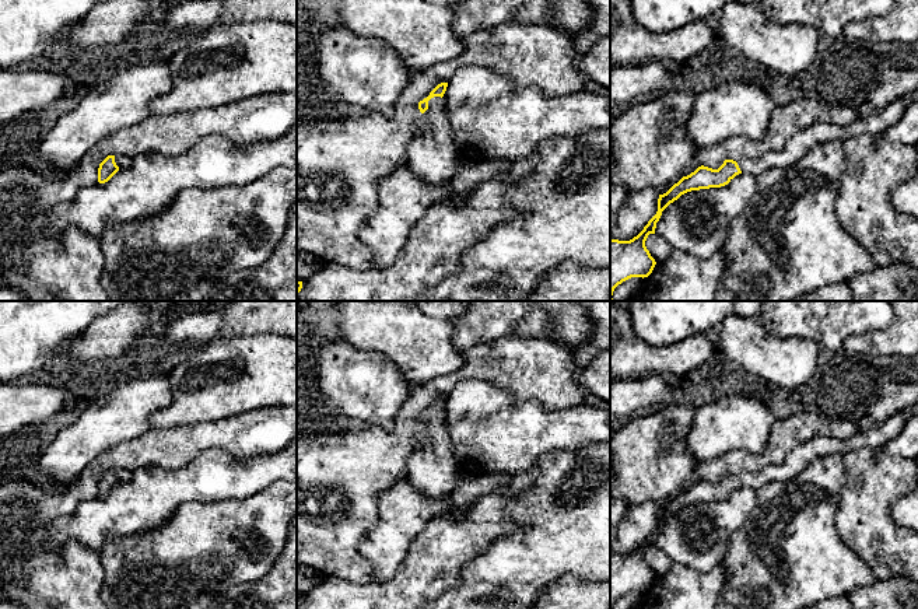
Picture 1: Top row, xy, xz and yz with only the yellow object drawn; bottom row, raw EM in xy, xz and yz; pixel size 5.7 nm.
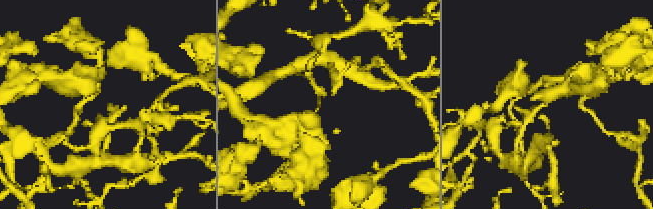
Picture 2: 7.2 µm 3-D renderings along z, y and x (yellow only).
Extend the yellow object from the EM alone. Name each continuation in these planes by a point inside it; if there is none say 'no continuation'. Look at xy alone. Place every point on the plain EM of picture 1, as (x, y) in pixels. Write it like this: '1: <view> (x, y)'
no continuation

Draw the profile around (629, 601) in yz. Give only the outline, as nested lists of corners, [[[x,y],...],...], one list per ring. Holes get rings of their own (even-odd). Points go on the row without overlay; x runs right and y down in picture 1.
[[[631,591],[623,595],[621,598],[619,598],[614,602],[613,609],[635,609],[641,595],[642,595],[642,591]]]

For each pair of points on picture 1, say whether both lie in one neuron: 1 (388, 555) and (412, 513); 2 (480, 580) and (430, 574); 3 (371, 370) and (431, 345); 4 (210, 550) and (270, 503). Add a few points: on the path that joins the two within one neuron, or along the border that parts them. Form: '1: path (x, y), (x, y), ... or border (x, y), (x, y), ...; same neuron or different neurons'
1: path (388, 545), (395, 529), (402, 522); same neuron
2: border (483, 552), (463, 567), (461, 580), (441, 594); different neurons
3: border (358, 349), (379, 353), (409, 382); different neurons
4: path (226, 539), (230, 535), (238, 535), (255, 518); same neuron

